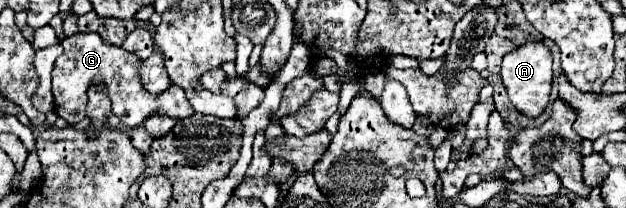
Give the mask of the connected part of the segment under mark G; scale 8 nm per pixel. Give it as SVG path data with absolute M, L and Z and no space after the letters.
M76 32L62 40L64 52L54 62L52 70L52 92L58 116L76 124L86 117L86 90L94 82L108 84L108 96L112 100L112 112L122 120L126 128L136 128L144 124L148 116L168 116L168 118L188 118L194 114L192 106L184 96L180 86L170 86L162 94L152 94L144 88L140 80L142 60L136 58L134 52L128 52L120 46L112 46L104 42L98 34L92 32Z

